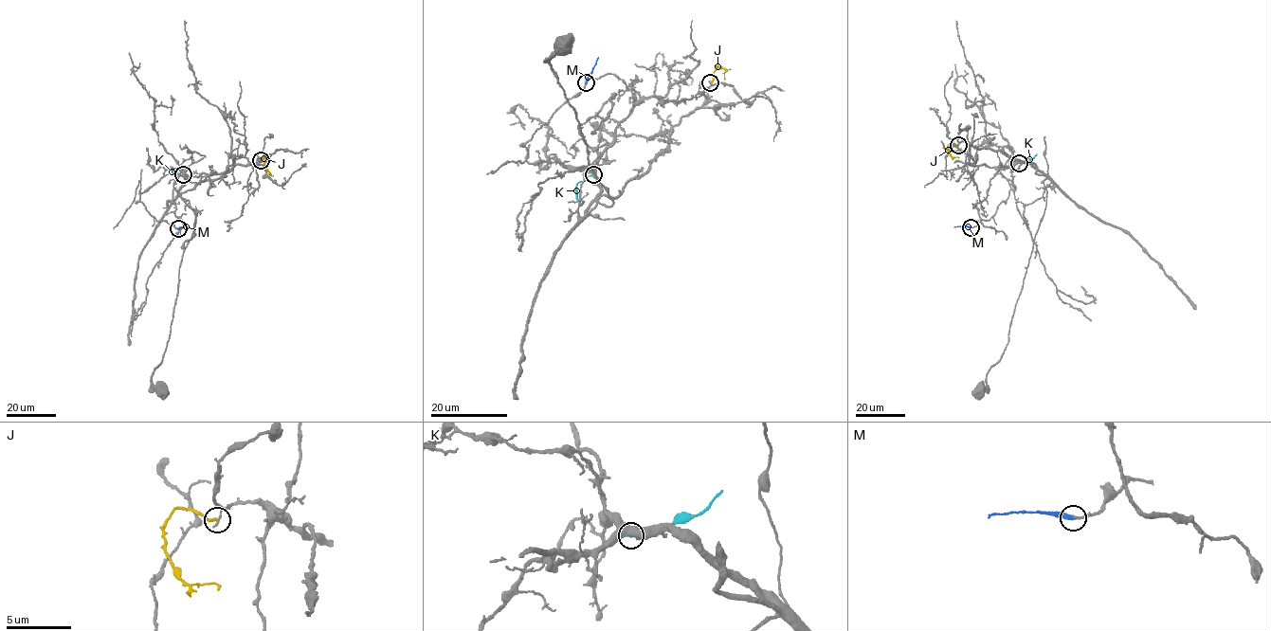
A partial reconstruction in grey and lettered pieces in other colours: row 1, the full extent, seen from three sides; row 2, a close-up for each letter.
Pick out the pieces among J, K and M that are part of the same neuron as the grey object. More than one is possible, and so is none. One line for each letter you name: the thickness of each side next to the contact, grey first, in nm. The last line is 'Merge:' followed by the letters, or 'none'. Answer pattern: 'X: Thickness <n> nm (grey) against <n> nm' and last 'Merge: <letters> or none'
Merge: none

